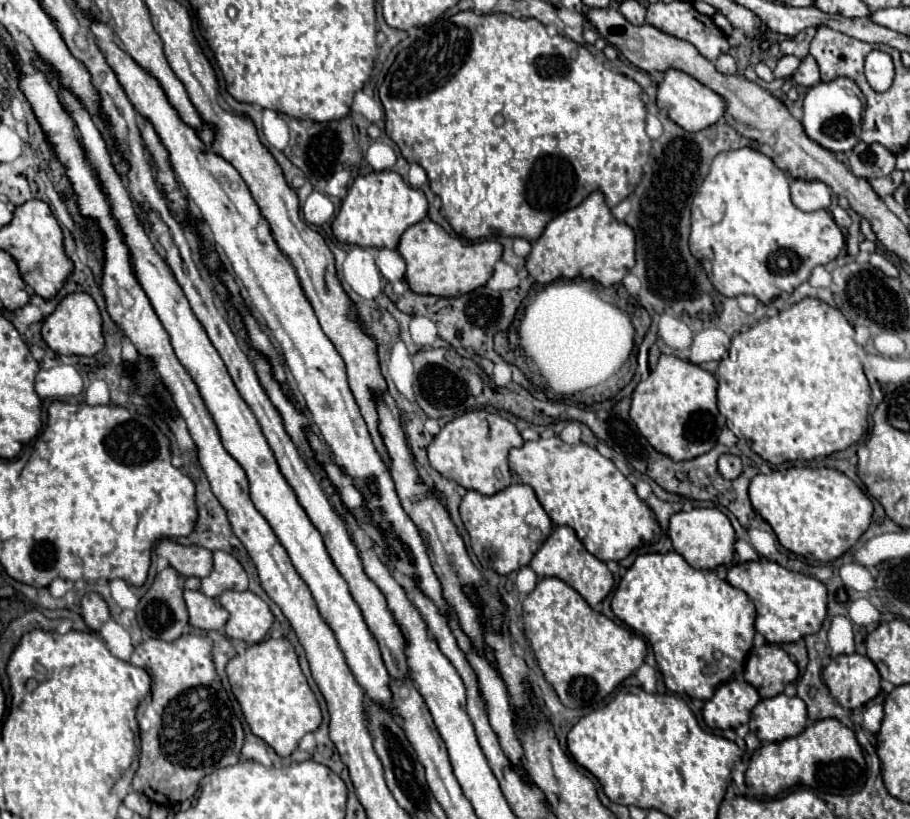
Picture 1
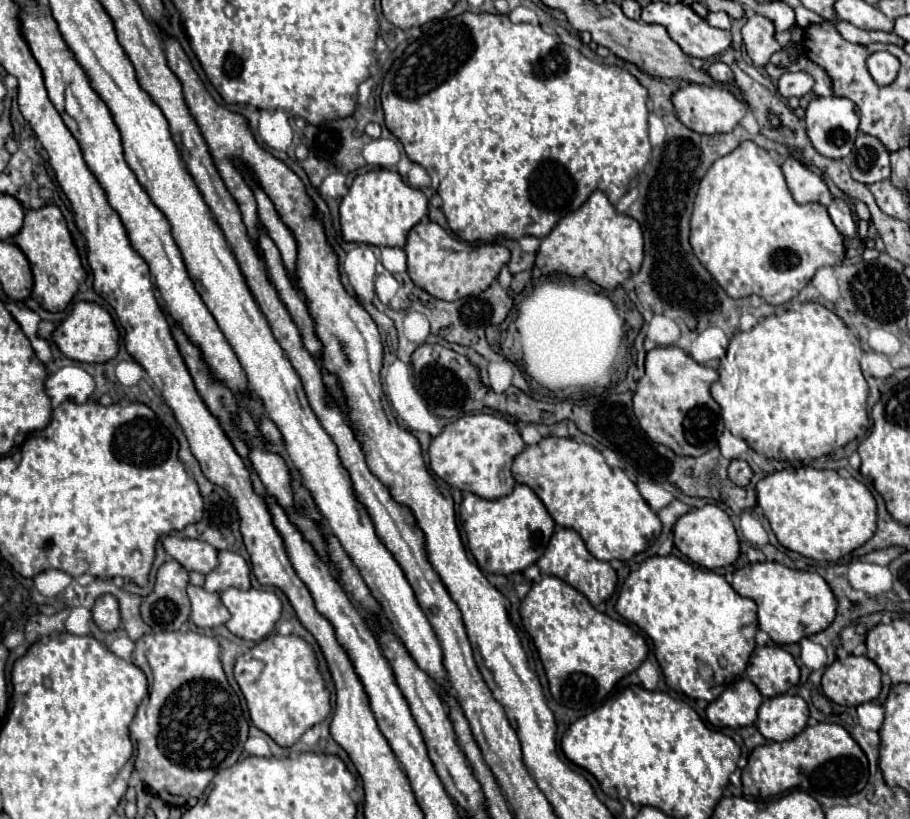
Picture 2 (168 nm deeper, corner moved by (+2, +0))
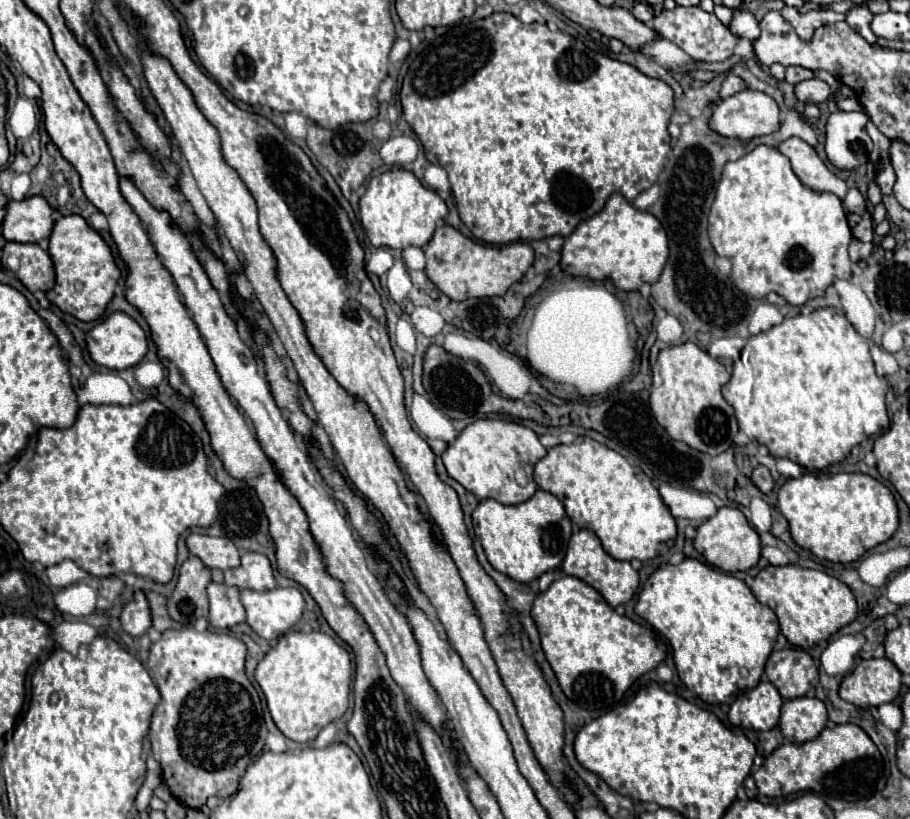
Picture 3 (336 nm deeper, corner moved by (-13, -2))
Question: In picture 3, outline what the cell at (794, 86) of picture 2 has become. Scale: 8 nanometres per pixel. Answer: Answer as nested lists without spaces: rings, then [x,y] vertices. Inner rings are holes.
[[[807,79],[795,85],[795,97],[803,103],[823,103],[827,101],[831,89],[821,79]]]

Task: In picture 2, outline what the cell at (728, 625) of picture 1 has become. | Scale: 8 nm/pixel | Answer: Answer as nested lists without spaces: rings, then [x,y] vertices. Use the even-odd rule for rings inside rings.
[[[676,555],[648,557],[636,571],[628,575],[620,587],[616,611],[628,621],[638,625],[654,643],[656,659],[662,667],[668,687],[680,689],[692,699],[714,701],[736,677],[740,677],[748,665],[750,653],[754,651],[754,635],[758,631],[756,603],[740,597],[722,575],[714,571],[696,569]]]

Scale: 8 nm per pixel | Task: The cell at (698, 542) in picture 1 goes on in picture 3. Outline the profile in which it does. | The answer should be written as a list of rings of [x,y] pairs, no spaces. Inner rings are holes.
[[[721,507],[717,511],[717,515],[707,519],[705,523],[701,523],[697,527],[693,547],[707,559],[709,565],[713,565],[721,571],[727,571],[727,573],[747,571],[747,569],[755,567],[759,561],[759,551],[761,551],[757,531],[747,523],[745,515],[737,507]]]

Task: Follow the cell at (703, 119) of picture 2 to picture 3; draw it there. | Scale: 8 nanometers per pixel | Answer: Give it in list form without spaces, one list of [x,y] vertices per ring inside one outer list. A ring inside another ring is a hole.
[[[743,89],[731,97],[725,97],[725,99],[719,99],[717,103],[711,103],[709,127],[723,137],[735,137],[735,139],[747,141],[747,139],[767,135],[767,133],[779,129],[779,107],[777,107],[775,99],[769,97],[767,93]]]

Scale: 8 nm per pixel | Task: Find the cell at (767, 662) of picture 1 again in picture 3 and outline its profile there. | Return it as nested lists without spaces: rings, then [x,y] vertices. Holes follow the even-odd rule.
[[[803,649],[773,651],[767,659],[765,675],[785,699],[803,697],[819,681],[817,667]]]

